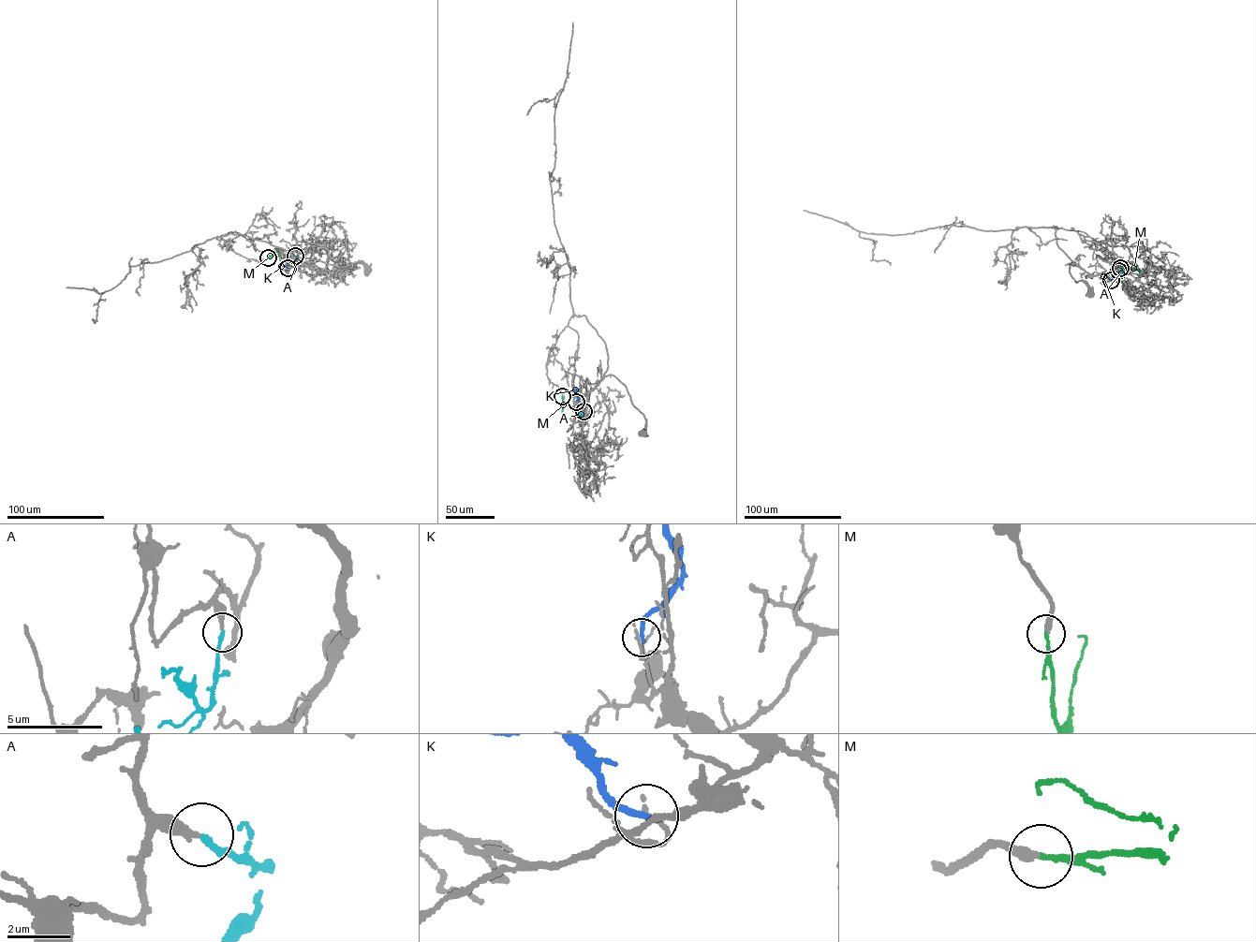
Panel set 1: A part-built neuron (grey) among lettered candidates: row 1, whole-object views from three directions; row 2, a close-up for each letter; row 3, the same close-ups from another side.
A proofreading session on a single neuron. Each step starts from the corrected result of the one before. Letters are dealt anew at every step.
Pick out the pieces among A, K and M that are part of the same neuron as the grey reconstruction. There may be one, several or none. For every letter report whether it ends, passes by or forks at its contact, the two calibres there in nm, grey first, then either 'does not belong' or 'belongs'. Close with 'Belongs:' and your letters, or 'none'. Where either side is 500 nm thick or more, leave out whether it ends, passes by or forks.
A: it ends | 240/190 nm | belongs
K: it ends | 150/200 nm | does not belong
M: it ends | 280/180 nm | belongs
Belongs: A, M

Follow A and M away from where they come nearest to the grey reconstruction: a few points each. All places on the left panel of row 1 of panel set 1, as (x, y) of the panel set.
A: (295, 256), (295, 267)
M: (268, 257), (279, 255)

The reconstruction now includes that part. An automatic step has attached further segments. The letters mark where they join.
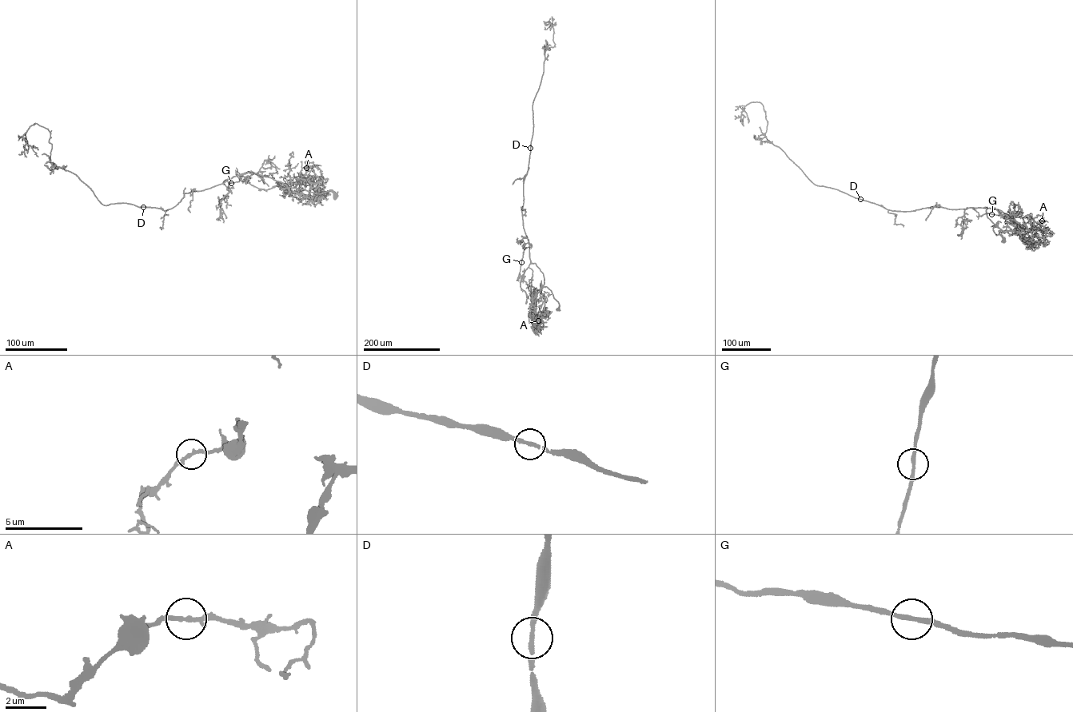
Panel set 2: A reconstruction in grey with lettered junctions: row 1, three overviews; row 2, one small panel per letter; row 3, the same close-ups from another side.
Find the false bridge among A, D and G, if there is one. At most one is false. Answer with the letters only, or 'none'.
none

